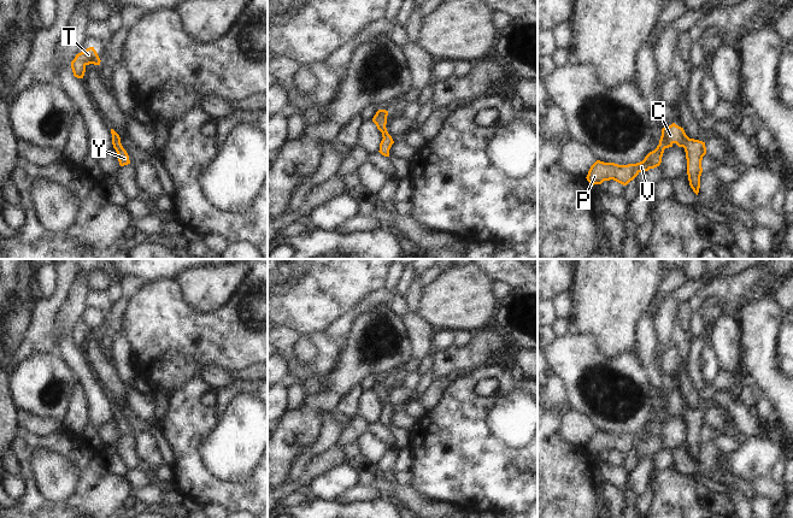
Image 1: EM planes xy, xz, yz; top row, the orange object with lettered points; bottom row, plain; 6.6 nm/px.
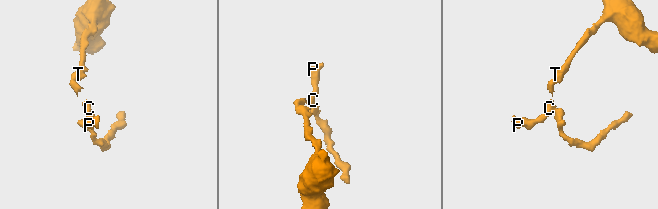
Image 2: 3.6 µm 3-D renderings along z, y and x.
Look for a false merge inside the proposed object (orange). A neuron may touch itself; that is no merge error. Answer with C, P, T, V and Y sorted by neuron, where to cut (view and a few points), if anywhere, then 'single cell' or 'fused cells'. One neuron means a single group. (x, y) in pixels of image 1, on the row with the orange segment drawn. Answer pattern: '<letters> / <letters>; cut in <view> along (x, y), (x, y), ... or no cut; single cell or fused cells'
C P T V Y; no cut; single cell

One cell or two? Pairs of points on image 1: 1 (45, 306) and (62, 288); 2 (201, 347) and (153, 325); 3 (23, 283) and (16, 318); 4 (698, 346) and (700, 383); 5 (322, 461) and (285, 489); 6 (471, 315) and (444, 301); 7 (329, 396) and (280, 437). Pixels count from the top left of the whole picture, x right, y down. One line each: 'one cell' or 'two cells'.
1: one cell
2: one cell
3: one cell
4: one cell
5: one cell
6: one cell
7: one cell

